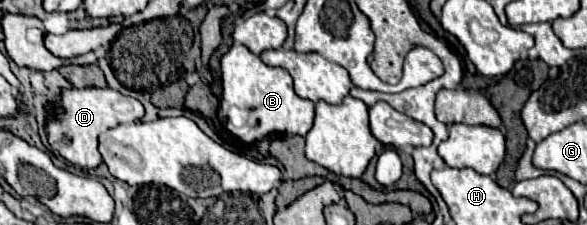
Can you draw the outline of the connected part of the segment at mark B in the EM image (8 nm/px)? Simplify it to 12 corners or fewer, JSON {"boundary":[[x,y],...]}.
{"boundary":[[234,43],[218,117],[244,143],[306,135],[314,103]]}

